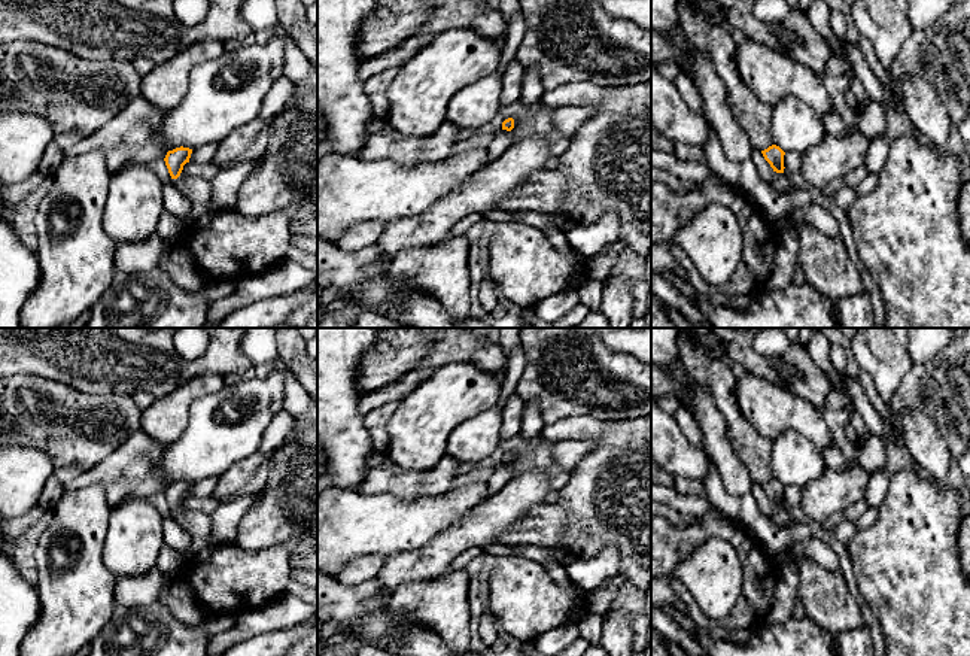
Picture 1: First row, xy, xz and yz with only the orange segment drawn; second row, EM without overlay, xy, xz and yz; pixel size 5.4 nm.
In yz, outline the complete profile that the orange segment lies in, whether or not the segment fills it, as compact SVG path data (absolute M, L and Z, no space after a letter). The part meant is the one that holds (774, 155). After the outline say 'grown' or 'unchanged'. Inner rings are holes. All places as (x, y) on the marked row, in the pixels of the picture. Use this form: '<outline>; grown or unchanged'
M772 145L767 149L761 151L764 160L770 164L773 168L773 176L769 180L769 183L779 192L790 192L794 189L794 186L790 183L788 177L784 174L784 155L785 152L776 146Z; grown

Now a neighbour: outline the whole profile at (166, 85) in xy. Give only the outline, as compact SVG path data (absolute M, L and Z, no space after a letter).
M218 40L198 42L179 51L173 58L153 64L142 78L139 95L161 110L171 110L183 100L194 69L224 52L225 46Z

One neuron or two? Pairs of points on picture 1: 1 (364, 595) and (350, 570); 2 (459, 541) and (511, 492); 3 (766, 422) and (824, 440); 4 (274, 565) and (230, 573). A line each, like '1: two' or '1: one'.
1: two
2: one
3: one
4: one

